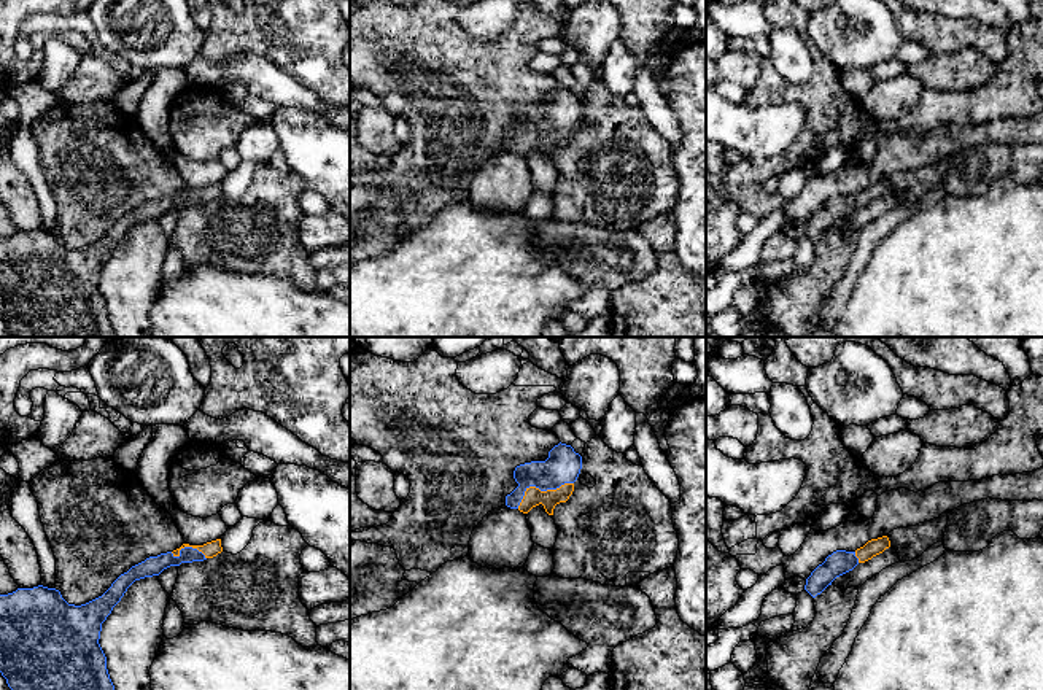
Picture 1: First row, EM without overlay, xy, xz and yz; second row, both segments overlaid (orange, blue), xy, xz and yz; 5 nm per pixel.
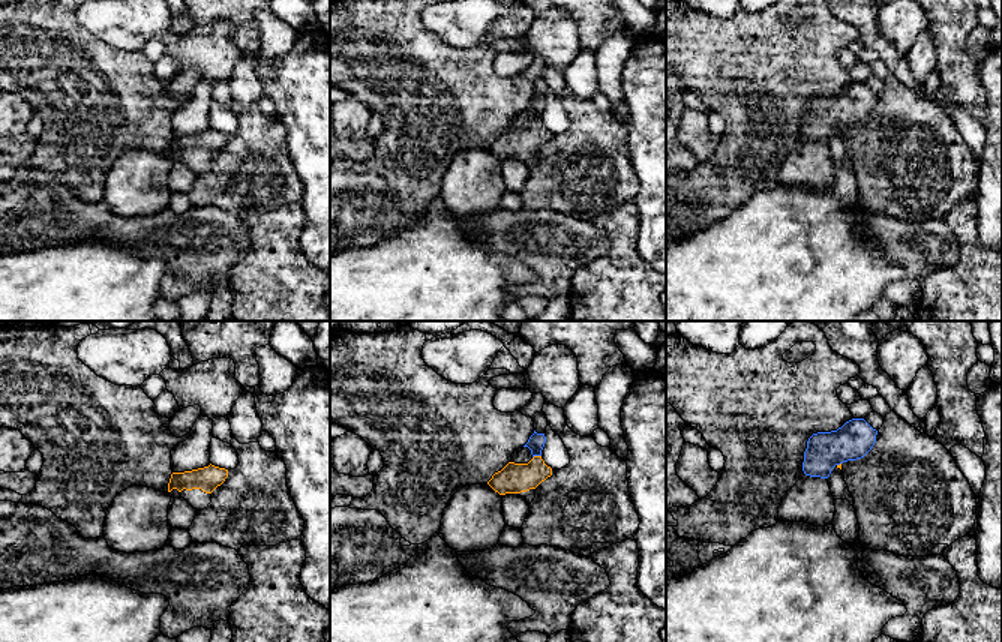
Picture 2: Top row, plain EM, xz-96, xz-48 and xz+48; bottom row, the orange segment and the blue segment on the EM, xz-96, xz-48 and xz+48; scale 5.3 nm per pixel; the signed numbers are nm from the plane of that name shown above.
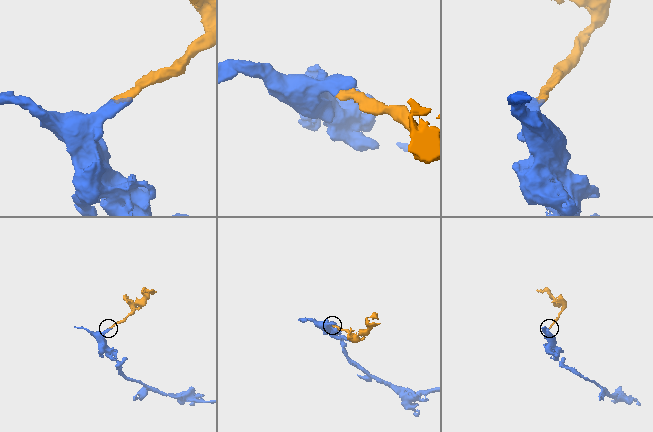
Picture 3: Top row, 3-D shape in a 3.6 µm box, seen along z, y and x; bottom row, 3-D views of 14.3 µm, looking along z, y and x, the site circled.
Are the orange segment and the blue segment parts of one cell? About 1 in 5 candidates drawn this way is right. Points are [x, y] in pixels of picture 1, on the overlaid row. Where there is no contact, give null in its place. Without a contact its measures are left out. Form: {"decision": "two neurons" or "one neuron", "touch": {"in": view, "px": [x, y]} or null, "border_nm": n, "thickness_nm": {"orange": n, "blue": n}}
{"decision": "one neuron", "touch": {"in": "xz", "px": [539, 490]}, "border_nm": 320, "thickness_nm": {"orange": 100, "blue": 180}}

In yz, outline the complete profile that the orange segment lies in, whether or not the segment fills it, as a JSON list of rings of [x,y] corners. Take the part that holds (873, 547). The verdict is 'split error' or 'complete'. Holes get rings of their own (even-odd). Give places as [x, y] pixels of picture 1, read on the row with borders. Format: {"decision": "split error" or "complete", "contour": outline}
{"decision": "split error", "contour": [[[887,536],[871,539],[863,547],[855,552],[836,550],[819,564],[811,576],[806,579],[805,590],[816,598],[820,595],[832,582],[852,571],[859,563],[865,563],[873,556],[882,553],[890,547]]]}

